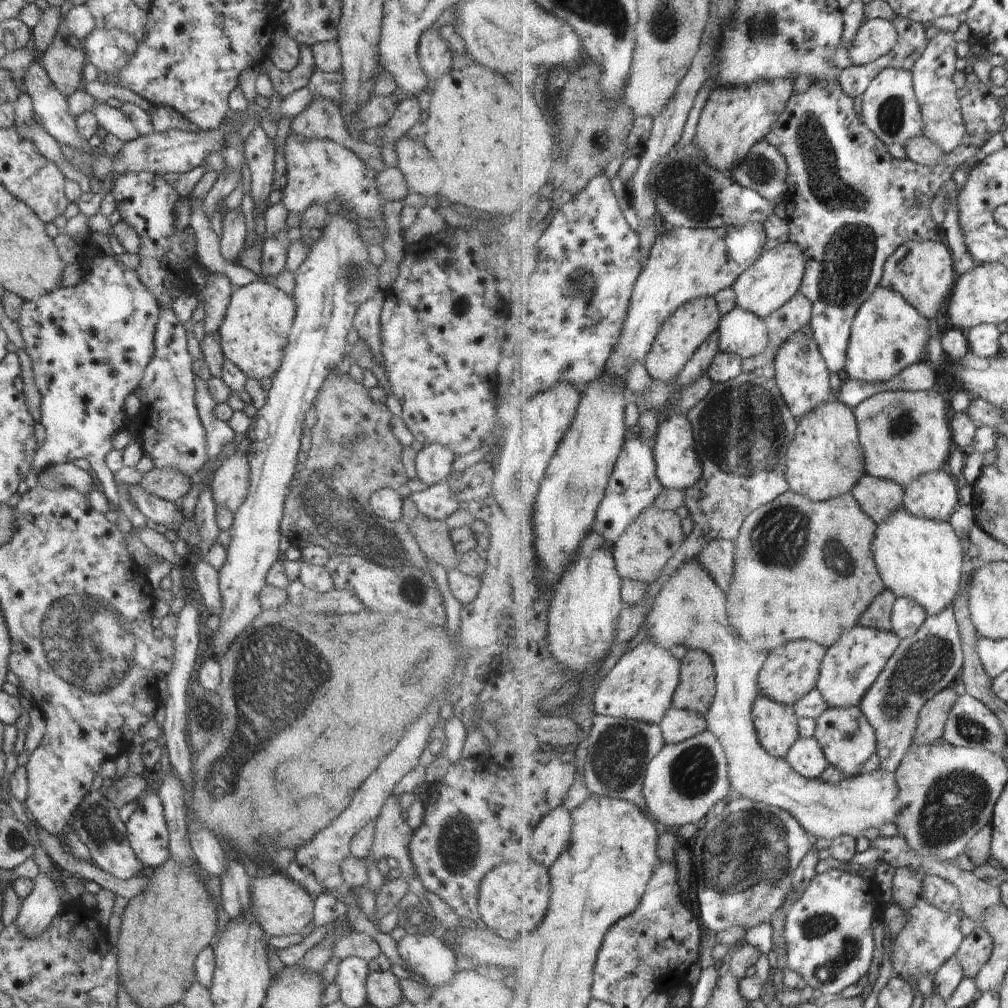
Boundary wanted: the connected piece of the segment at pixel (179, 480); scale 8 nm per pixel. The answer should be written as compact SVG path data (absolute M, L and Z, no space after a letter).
M155 468L144 474L140 486L146 492L150 492L162 500L178 504L182 497L190 492L195 480L191 481L188 476L184 476L182 472L176 472L176 470Z

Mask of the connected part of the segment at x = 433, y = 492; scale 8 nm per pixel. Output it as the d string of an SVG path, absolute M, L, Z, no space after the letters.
M447 481L432 485L422 492L403 490L412 500L412 506L418 508L418 514L430 520L445 521L454 512L459 510L459 500L455 498L453 490Z

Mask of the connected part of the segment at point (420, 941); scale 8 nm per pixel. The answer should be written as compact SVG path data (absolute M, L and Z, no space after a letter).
M425 934L406 935L398 941L397 949L402 959L415 968L412 974L417 973L422 976L432 988L448 984L456 976L456 972L461 971L456 961L455 952L446 943L434 936Z

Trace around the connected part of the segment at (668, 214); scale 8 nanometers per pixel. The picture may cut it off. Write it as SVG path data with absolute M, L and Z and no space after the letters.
M680 144L656 166L652 191L666 227L720 229L742 224L765 223L774 215L775 205L750 188L735 181L731 174L713 168L696 144Z

